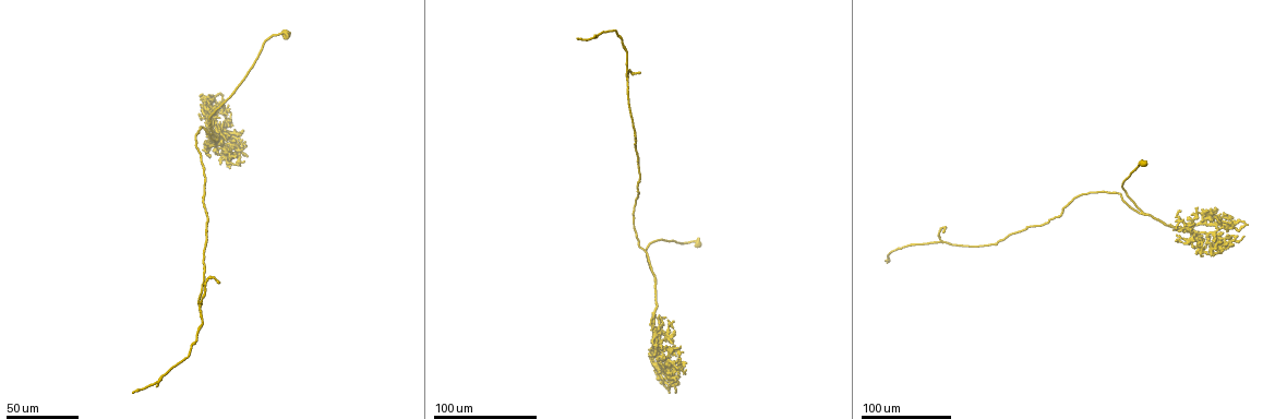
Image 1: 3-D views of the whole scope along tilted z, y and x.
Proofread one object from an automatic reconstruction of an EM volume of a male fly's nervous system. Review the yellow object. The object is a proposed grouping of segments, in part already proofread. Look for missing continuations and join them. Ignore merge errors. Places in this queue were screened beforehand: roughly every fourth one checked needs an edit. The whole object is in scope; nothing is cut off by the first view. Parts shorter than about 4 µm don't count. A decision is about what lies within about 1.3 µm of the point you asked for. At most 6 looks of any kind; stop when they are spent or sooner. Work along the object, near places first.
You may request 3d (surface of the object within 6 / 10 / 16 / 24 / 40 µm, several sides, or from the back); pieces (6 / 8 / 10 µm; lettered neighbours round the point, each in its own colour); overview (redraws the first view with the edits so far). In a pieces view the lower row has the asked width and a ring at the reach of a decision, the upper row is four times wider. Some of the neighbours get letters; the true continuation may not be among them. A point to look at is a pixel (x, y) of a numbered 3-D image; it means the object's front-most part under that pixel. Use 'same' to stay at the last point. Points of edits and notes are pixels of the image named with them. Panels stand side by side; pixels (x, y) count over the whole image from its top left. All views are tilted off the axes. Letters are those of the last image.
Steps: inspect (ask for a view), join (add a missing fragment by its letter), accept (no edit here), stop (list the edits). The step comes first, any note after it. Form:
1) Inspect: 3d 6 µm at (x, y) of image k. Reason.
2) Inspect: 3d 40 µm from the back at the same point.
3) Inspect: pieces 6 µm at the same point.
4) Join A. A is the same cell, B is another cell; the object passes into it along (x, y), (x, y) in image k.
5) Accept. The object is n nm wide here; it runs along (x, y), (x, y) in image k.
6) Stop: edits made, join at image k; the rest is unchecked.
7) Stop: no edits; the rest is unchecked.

Inspect: 3d 24 µm at (135, 393) of image 1. An open end.

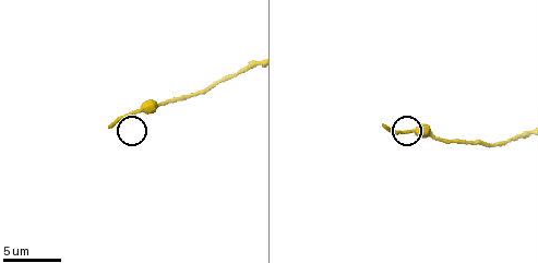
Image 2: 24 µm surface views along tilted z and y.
Inspect: pieces 8 µm at (112, 125) of image 2. What lies round it.

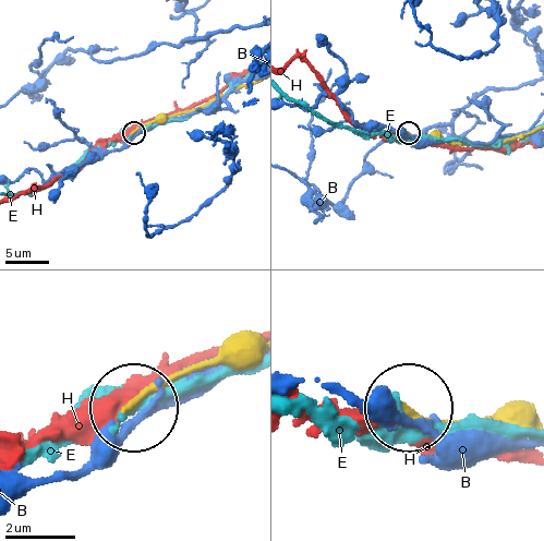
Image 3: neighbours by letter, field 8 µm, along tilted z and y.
Accept. B, E and H are other cells; no lettered fragment goes on from it.

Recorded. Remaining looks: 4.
Inspect: 3d 24 µm at (592, 35) of image 1. Branch stops here.

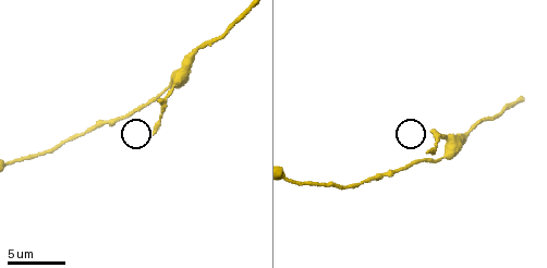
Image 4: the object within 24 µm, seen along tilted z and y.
Inspect: pieces 6 µm at (427, 153) of image 4.

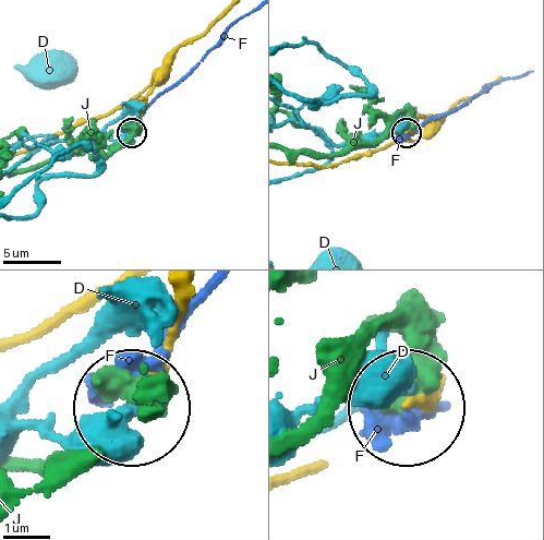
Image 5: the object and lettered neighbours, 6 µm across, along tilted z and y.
Accept. The object is 230 nm wide here; D, F and J are other cells; no lettered fragment goes on from it.

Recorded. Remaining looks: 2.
Inspect: 3d 24 µm at (1220, 239) of image 1.

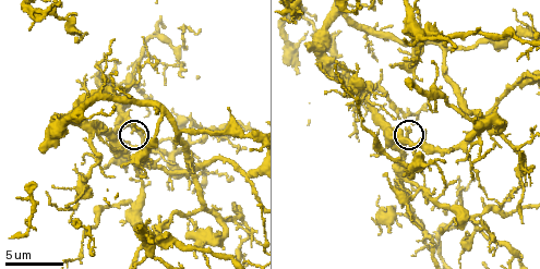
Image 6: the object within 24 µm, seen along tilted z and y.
Inspect: pieces 10 µm at (135, 131) of image 6. See the neighbours.

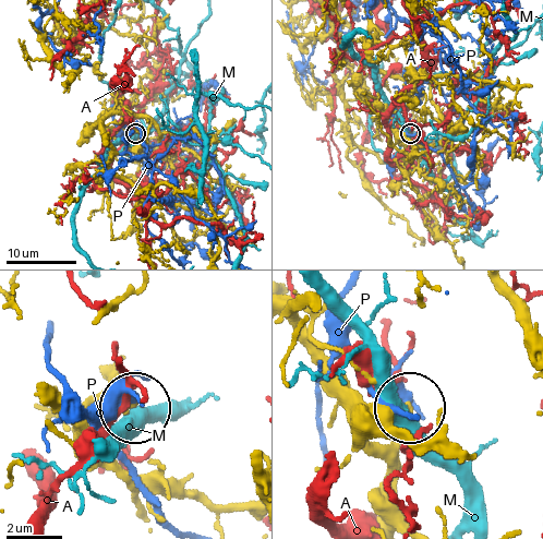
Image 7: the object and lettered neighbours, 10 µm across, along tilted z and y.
Accept. A, M and P are other cells; none of them fits.

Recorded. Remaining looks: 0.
Stop: no edits; the rest is unchecked.

